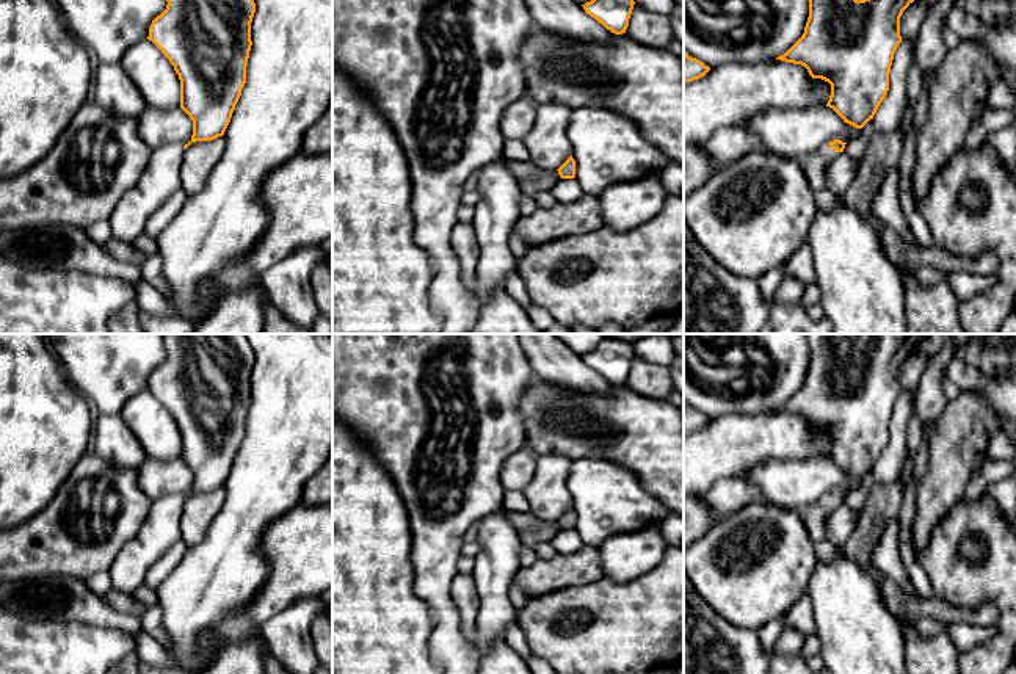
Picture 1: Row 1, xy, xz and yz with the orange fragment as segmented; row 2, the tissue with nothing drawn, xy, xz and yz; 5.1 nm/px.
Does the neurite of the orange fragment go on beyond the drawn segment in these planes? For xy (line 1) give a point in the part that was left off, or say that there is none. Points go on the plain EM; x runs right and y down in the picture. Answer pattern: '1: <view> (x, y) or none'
1: xy (160, 530)

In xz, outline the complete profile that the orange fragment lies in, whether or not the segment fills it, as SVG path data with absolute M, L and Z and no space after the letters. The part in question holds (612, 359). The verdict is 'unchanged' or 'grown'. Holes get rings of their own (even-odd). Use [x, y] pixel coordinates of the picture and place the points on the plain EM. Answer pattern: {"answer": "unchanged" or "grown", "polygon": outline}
{"answer": "unchanged", "polygon": "M604 337L591 353L586 353L582 357L586 365L594 368L607 381L615 386L622 386L629 378L633 356L633 345Z"}

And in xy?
{"answer": "grown", "polygon": "M165 334L166 361L157 367L147 390L174 417L180 431L180 459L193 472L191 492L154 500L140 533L124 544L110 571L113 589L132 594L144 585L149 567L180 541L180 517L185 500L196 492L223 487L246 434L251 373L256 354L246 334Z"}

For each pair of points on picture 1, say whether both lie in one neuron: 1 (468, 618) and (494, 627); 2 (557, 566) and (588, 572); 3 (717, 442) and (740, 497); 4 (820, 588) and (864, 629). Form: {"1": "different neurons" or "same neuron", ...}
{"1": "different neurons", "2": "same neuron", "3": "different neurons", "4": "same neuron"}

